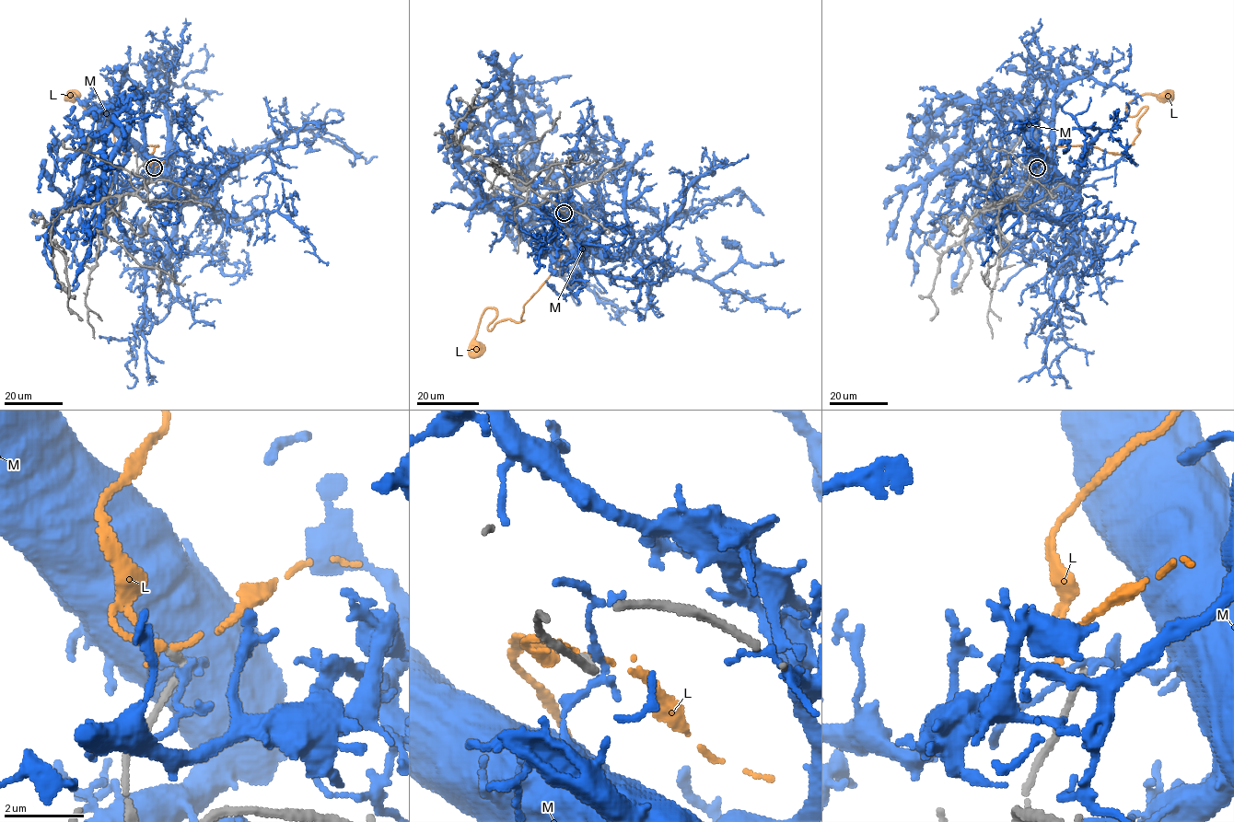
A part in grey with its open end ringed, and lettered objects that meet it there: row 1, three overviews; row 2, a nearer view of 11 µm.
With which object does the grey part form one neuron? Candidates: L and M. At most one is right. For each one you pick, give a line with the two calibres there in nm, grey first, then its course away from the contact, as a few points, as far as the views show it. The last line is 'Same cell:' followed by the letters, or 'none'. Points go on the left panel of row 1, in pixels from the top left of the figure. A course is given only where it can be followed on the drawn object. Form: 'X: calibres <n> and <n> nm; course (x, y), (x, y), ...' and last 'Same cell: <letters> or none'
L: calibres 160 and 140 nm; course (154, 167), (150, 166), (149, 156), (158, 145), (120, 154), (113, 133), (82, 107), (91, 116), (72, 95)
Same cell: L

